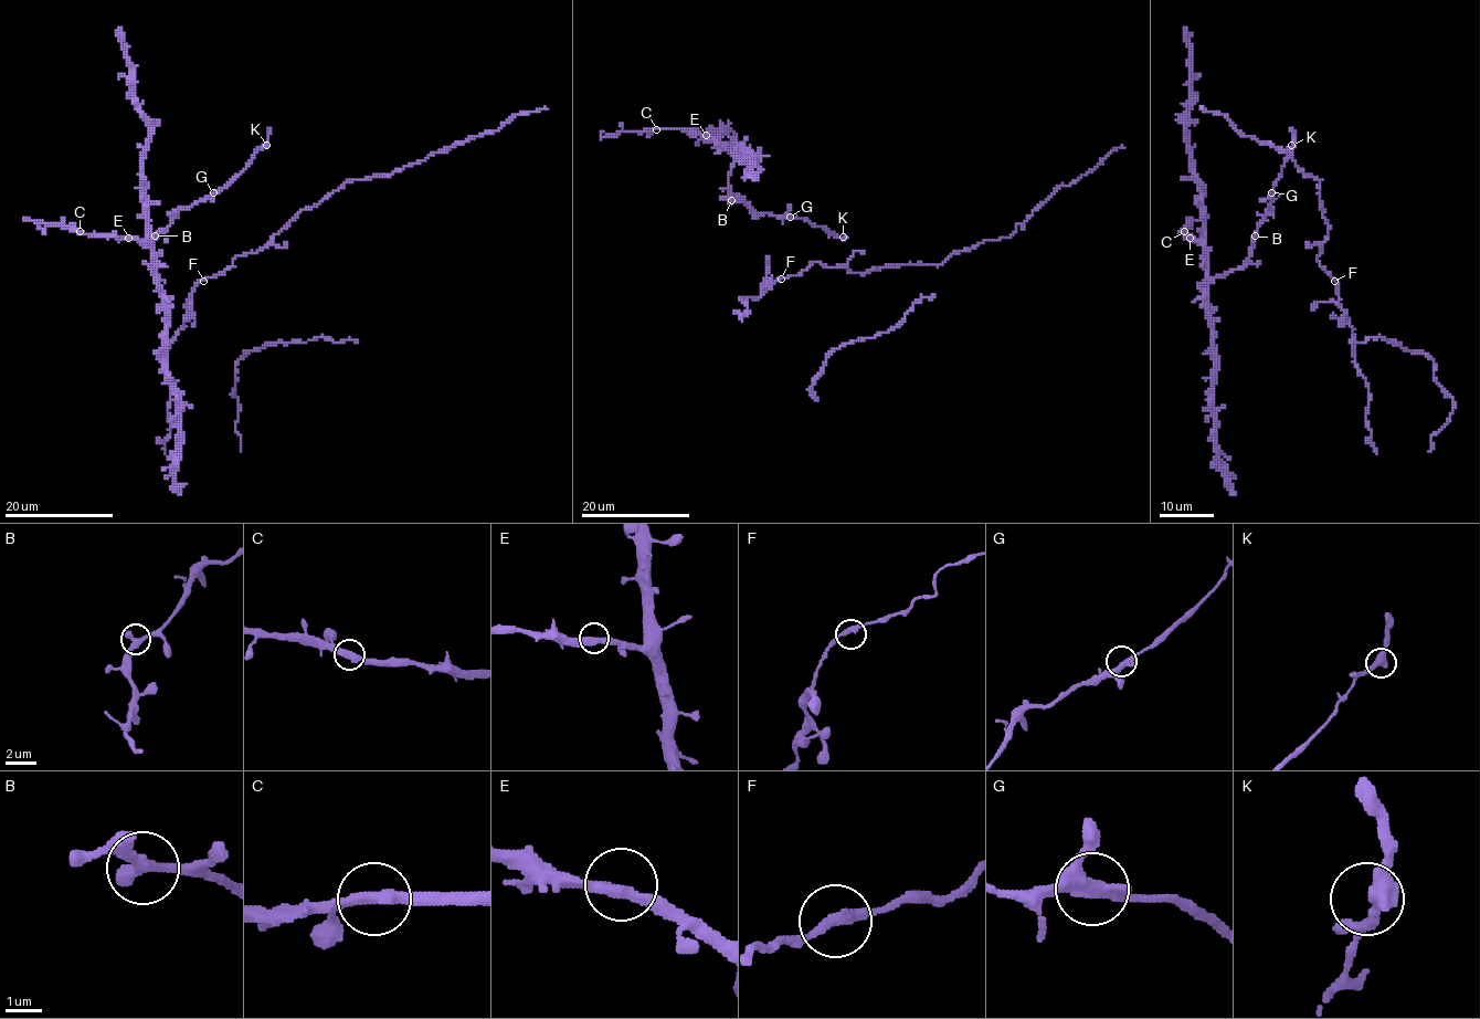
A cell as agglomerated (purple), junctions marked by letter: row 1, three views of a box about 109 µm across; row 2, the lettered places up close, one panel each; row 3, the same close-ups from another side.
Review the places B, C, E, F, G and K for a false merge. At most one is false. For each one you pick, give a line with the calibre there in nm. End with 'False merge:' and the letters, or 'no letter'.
False merge: no letter

